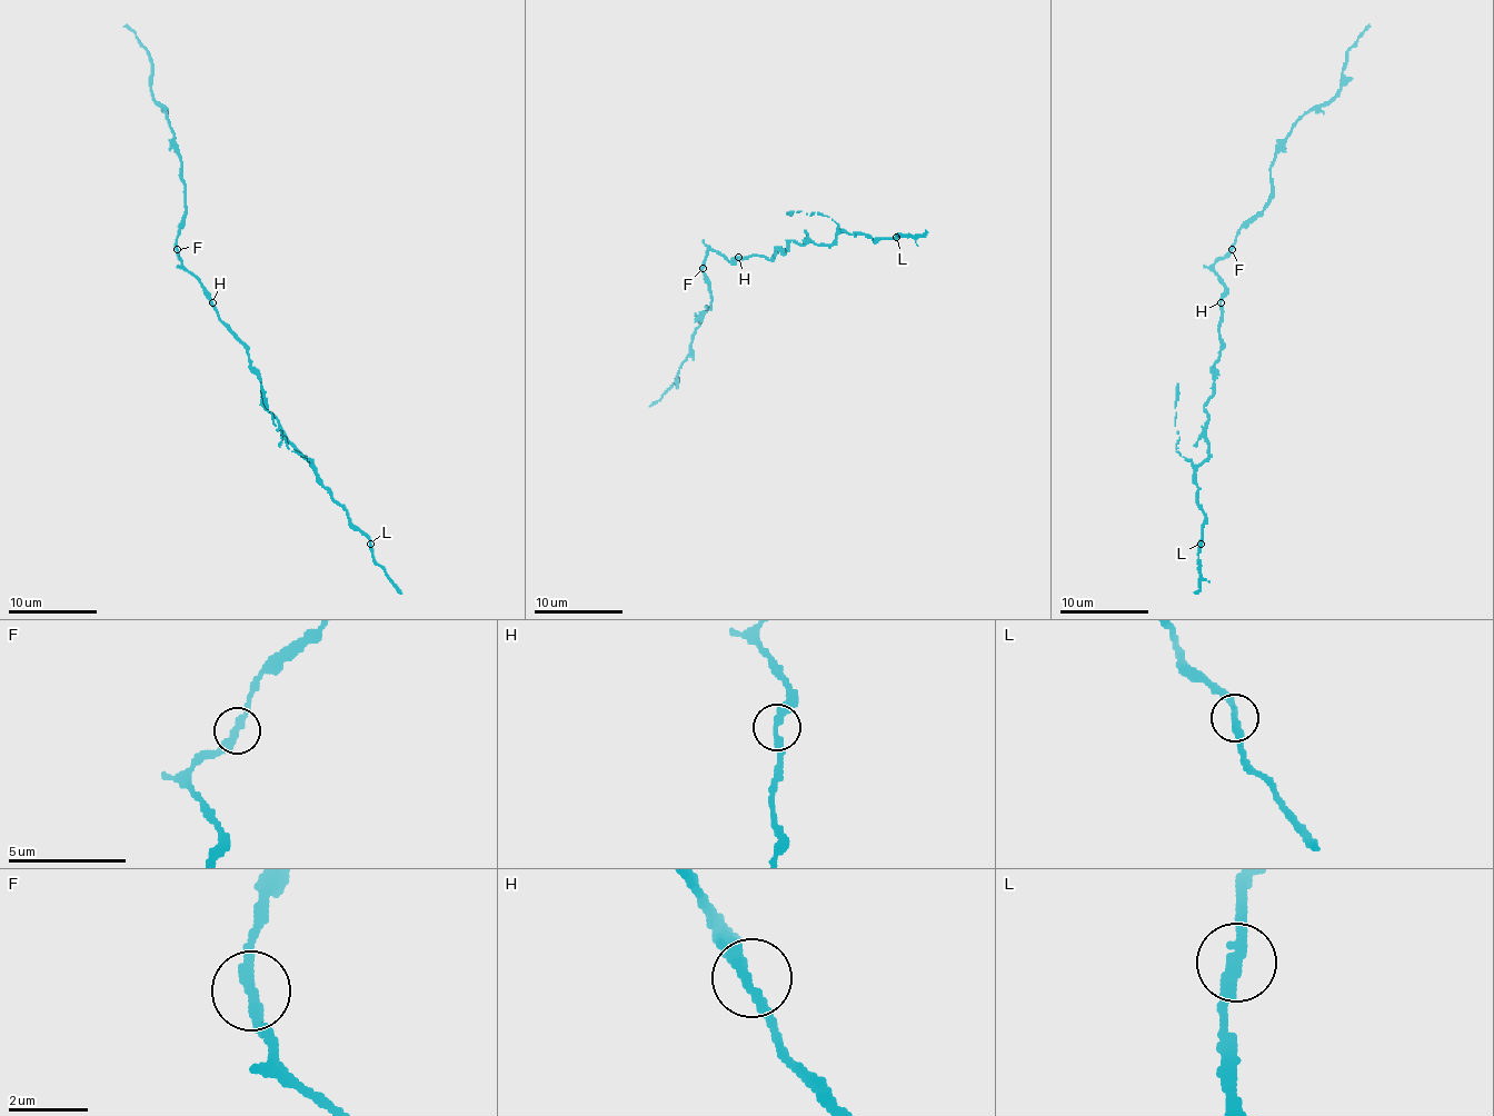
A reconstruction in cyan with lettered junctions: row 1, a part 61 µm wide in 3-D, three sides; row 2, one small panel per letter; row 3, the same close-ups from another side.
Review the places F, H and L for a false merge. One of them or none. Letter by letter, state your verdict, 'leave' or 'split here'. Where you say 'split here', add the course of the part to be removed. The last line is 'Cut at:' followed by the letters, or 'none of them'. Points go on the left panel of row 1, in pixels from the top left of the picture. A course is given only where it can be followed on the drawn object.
F: leave
H: leave
L: leave
Cut at: none of them

